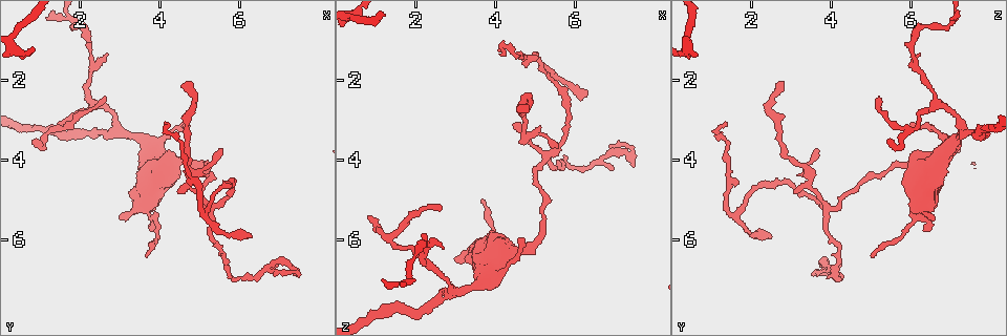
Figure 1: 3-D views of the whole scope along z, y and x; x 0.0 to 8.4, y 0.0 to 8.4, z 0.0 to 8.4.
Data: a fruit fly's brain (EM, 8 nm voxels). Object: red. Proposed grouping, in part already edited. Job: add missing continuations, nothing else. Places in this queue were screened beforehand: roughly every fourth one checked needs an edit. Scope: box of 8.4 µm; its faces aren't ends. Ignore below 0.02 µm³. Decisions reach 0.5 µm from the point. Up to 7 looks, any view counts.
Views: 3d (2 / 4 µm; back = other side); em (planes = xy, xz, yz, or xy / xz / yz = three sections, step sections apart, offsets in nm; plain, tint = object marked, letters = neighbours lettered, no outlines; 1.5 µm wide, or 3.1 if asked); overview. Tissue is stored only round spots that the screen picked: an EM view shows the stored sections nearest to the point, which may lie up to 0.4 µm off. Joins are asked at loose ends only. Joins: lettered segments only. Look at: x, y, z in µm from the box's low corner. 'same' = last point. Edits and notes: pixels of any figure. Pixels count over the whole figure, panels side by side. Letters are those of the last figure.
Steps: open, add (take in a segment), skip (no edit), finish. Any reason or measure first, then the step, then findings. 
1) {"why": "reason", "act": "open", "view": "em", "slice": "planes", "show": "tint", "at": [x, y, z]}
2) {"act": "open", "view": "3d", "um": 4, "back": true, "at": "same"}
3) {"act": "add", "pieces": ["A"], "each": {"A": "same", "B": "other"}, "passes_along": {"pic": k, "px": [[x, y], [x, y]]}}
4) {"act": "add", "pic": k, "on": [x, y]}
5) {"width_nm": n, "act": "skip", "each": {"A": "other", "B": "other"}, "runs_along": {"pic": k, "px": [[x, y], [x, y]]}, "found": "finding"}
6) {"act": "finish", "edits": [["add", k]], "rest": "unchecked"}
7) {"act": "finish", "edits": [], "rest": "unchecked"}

{"why": "tapers out", "act": "open", "view": "em", "slice": "planes", "show": "letters", "at": [4.65, 3.15, 5.95]}

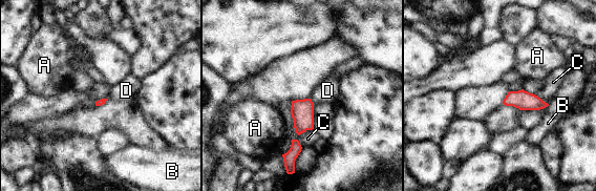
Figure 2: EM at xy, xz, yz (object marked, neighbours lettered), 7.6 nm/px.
{"act": "add", "pieces": ["D"], "each": {"A": "other", "B": "other", "C": "other", "D": "same"}, "passes_along": {"pic": 2, "px": [[302, 110], [311, 101], [327, 90]]}, "found": "the cell continues"}

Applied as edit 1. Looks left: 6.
{"why": "tapers out", "act": "open", "view": "em", "slice": "planes", "show": "letters", "at": [5.55, 3.75, 3.65]}

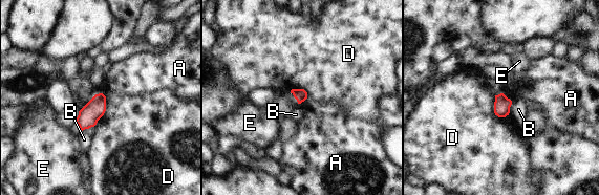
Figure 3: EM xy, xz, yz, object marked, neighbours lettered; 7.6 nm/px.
{"width_nm": 100, "act": "skip", "each": {"A": "other", "B": "other", "D": "other", "E": "other"}, "border": {"pic": 3, "px": [[503, 93], [511, 101]]}, "found": "none of them fits"}

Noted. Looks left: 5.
{"why": "tapers out", "act": "open", "view": "em", "slice": "planes", "show": "letters", "at": [4.25, 3.05, 1.40]}

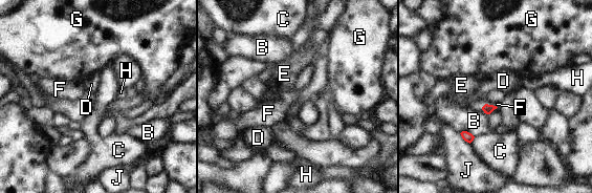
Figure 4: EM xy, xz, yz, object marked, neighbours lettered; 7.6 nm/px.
{"act": "skip", "each": {"B": "other", "C": "other", "D": "other", "E": "other", "F": "other", "G": "other", "H": "other", "J": "other"}, "border": {"pic": 4, "px": [[486, 103], [497, 107]]}, "found": "none of them fits"}

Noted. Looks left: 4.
{"act": "finish", "edits": [["add", 2]], "rest": "unchecked"}

